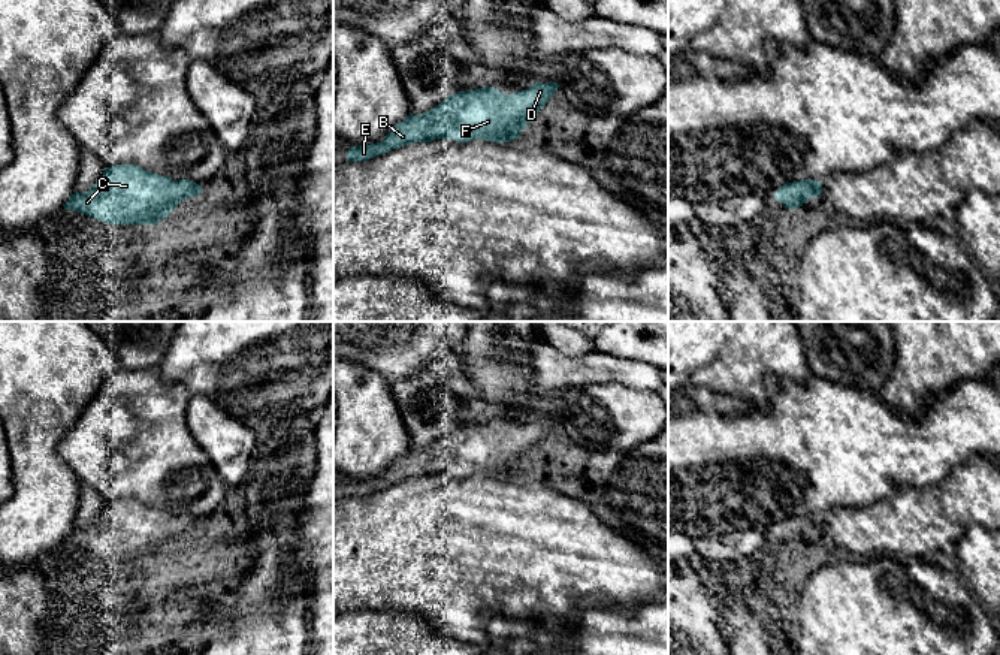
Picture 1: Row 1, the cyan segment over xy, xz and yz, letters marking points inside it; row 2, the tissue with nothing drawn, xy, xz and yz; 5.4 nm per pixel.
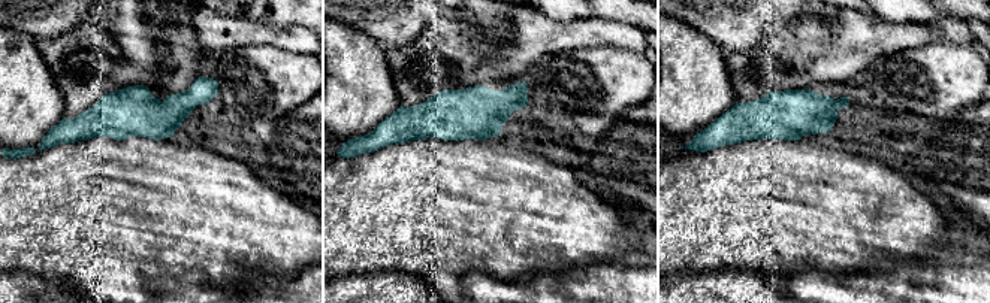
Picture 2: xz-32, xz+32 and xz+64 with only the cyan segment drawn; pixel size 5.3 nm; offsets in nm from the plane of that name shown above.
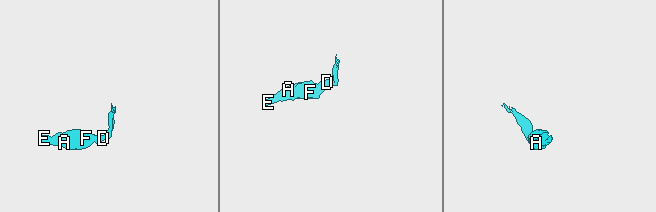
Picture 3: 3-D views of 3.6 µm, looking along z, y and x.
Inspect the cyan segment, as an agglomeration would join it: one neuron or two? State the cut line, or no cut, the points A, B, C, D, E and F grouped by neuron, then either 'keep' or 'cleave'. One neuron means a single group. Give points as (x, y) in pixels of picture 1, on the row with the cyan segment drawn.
cut none; groups A B C D E F; keep

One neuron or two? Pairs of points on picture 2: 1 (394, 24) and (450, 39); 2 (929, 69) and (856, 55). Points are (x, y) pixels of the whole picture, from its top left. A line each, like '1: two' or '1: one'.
1: two
2: two

